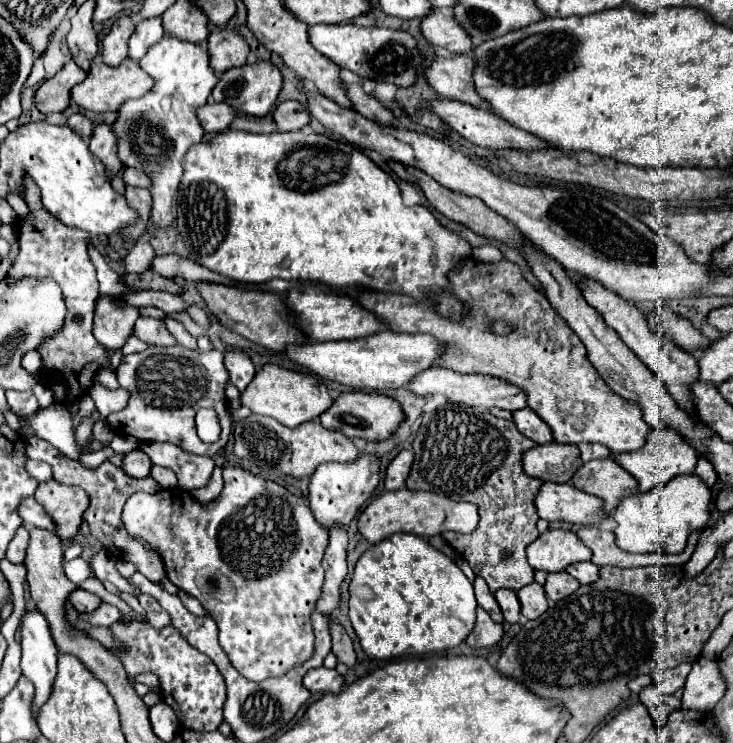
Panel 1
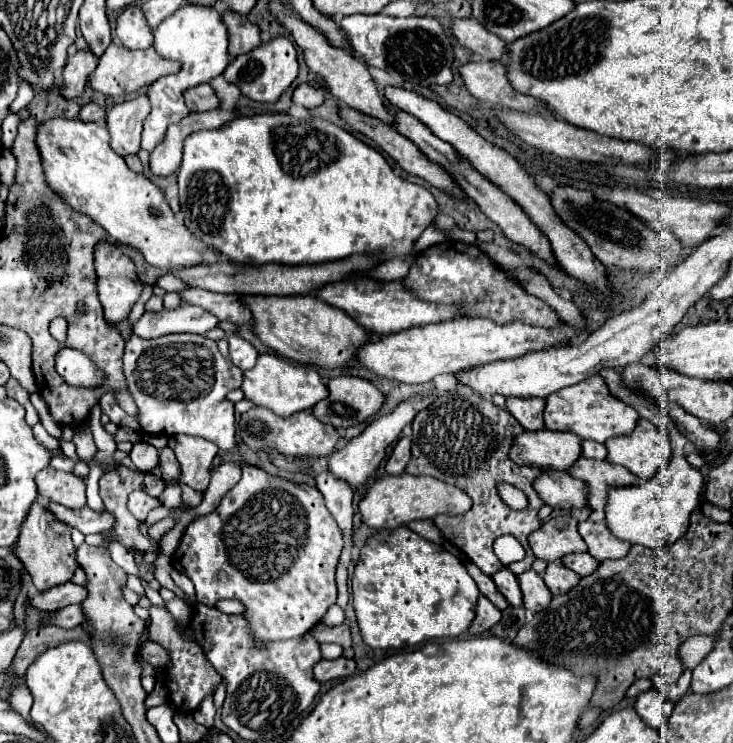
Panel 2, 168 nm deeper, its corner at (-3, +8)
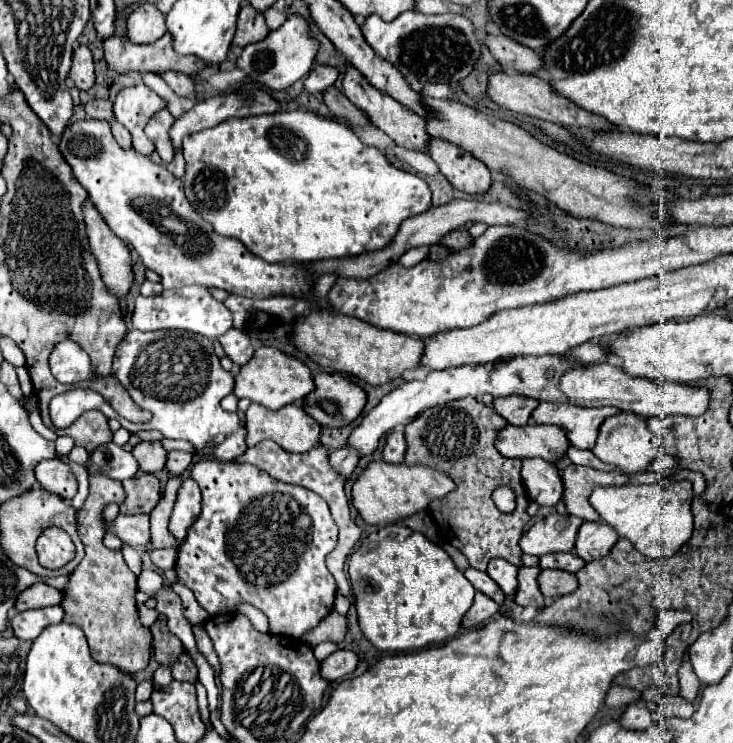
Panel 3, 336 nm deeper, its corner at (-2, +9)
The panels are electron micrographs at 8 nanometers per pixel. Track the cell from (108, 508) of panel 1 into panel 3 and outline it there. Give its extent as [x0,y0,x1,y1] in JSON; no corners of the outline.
[120,473,160,515]

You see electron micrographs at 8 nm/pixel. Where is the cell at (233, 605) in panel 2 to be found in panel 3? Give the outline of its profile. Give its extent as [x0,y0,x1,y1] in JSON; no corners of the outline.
[236,603,268,631]

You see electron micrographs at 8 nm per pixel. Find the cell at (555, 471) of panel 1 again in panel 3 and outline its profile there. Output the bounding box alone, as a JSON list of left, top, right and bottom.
[496,425,570,463]

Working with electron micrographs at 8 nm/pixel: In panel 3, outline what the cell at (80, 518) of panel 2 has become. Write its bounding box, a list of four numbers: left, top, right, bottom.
[104,515,150,547]

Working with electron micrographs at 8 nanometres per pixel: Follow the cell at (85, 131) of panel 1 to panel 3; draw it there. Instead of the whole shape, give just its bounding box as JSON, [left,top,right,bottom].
[84,99,114,121]

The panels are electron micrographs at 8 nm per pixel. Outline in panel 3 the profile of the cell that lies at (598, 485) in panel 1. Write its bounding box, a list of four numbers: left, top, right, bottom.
[562,465,628,521]

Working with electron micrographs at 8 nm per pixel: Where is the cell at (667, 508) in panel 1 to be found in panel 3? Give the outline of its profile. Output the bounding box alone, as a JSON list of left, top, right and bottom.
[590,477,692,557]

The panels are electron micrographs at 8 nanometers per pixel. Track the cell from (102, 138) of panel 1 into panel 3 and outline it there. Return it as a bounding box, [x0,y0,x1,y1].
[114,83,166,155]

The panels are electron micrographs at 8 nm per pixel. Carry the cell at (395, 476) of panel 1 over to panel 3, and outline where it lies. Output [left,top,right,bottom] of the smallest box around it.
[384,427,406,463]

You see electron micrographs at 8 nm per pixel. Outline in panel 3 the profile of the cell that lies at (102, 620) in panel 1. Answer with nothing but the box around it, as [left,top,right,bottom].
[10,607,64,641]

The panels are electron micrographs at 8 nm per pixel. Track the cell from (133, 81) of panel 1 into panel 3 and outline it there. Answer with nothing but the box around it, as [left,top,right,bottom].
[104,33,204,75]

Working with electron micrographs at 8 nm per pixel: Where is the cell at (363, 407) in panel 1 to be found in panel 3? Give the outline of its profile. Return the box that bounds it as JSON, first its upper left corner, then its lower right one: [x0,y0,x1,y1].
[304,373,366,427]

